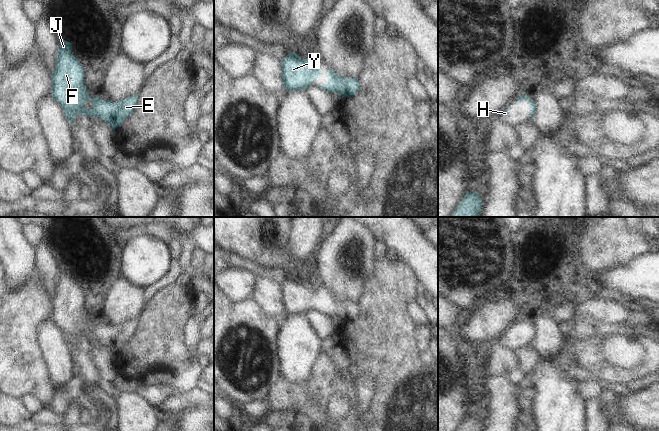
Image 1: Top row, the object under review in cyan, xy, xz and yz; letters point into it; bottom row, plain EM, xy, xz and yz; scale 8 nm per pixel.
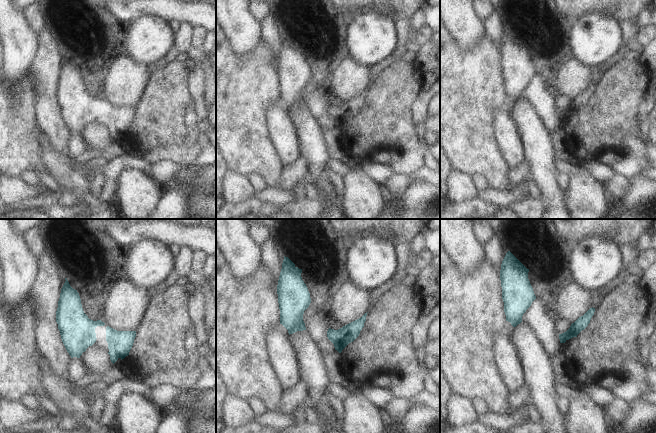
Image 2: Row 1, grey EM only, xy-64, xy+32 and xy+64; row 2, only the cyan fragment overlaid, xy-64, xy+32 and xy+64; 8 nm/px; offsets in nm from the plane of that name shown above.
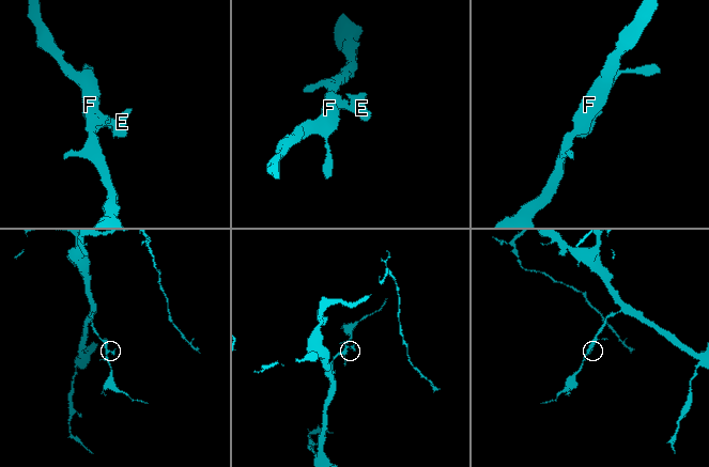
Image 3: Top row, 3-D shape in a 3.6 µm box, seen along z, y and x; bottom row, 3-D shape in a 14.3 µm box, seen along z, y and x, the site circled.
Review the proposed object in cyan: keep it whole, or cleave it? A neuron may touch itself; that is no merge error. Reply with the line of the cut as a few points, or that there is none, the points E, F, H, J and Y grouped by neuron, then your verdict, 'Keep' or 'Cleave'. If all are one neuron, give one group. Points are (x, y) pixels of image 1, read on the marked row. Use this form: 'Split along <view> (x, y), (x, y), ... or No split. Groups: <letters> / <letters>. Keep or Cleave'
No split. Groups: E F H J Y. Keep

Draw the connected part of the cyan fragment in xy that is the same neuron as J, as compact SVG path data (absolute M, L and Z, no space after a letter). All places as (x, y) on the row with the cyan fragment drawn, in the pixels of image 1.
M63 38L59 43L55 68L52 72L51 94L62 107L64 116L73 123L77 115L99 117L114 131L132 113L138 94L117 102L91 98L83 84L84 70L72 53L72 43Z

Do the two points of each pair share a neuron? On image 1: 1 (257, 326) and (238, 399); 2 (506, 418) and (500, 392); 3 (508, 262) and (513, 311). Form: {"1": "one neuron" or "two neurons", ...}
{"1": "one neuron", "2": "one neuron", "3": "two neurons"}

